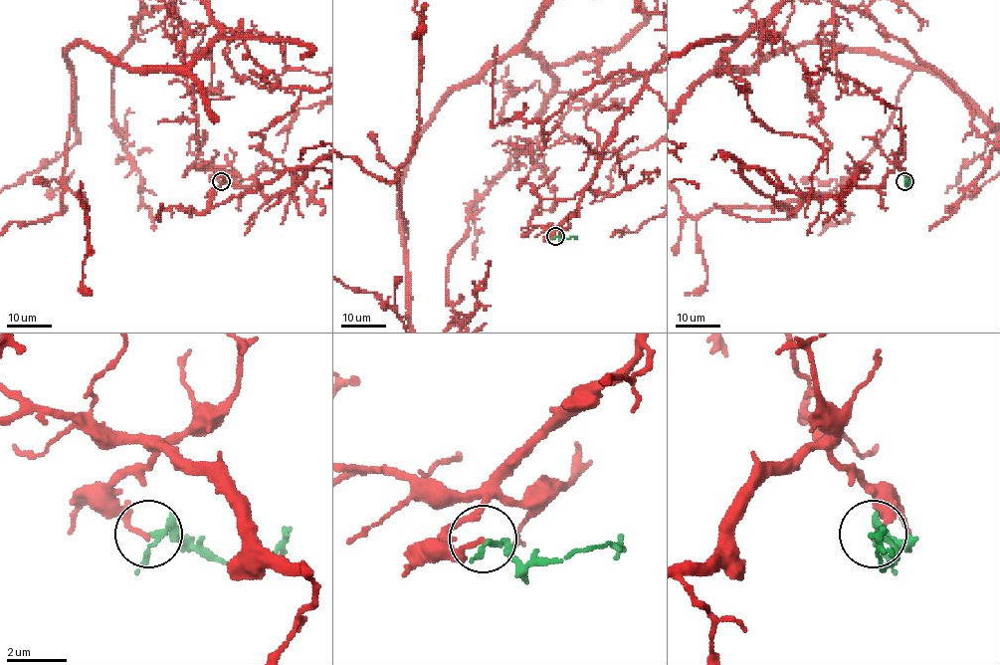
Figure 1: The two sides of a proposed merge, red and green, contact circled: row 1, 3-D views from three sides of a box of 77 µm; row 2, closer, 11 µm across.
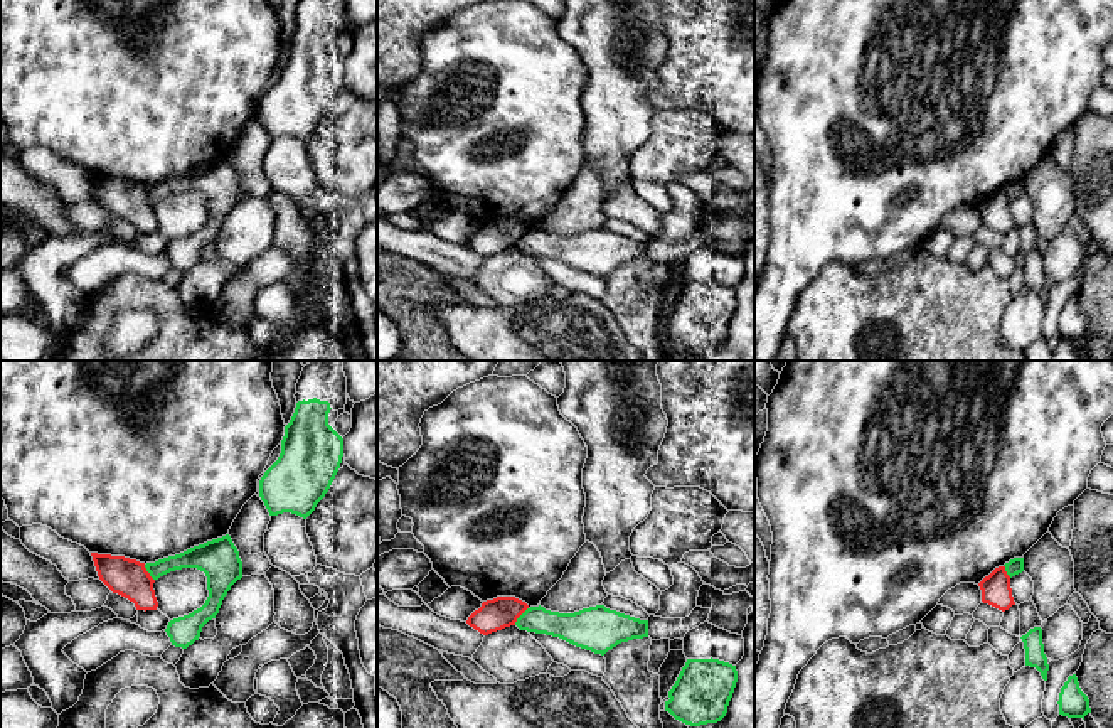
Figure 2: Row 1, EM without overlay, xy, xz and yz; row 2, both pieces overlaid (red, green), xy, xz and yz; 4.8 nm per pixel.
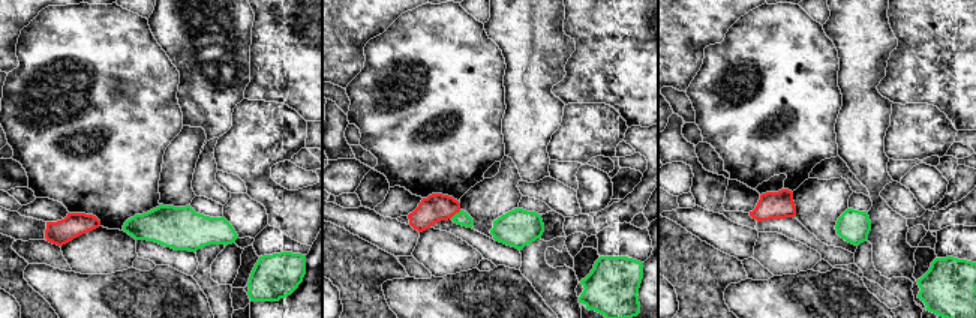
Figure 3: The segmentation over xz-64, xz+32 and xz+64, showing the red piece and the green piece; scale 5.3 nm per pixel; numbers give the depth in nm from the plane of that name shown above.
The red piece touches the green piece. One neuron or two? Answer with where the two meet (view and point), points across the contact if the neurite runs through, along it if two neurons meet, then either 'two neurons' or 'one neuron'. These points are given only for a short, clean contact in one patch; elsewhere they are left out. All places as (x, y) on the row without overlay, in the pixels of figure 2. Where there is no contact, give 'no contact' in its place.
contact xz (521, 236); border xz (527, 230), (514, 246); two neurons

